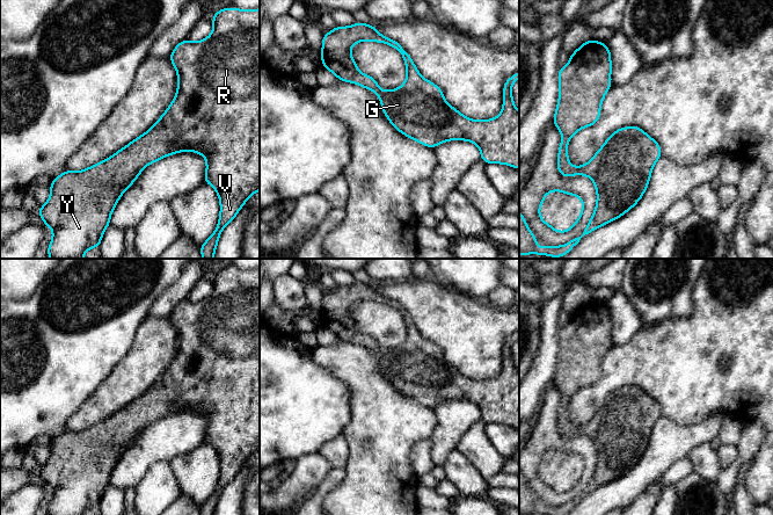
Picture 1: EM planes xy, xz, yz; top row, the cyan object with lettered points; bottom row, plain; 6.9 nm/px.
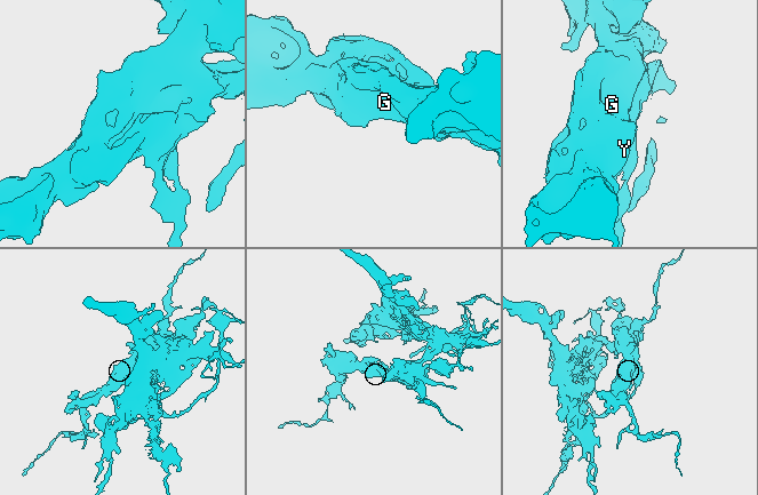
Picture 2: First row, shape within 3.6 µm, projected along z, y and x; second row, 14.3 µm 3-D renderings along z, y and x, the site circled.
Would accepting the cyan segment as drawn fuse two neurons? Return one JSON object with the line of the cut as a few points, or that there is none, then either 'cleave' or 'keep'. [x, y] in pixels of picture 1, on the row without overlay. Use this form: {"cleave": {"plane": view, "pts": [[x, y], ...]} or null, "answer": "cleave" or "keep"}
{"cleave": null, "answer": "keep"}

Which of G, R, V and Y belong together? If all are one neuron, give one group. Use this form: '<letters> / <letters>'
G R V Y

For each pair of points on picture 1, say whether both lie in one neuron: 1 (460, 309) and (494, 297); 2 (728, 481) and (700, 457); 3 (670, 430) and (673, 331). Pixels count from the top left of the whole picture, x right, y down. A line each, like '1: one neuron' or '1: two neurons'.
1: two neurons
2: two neurons
3: two neurons

